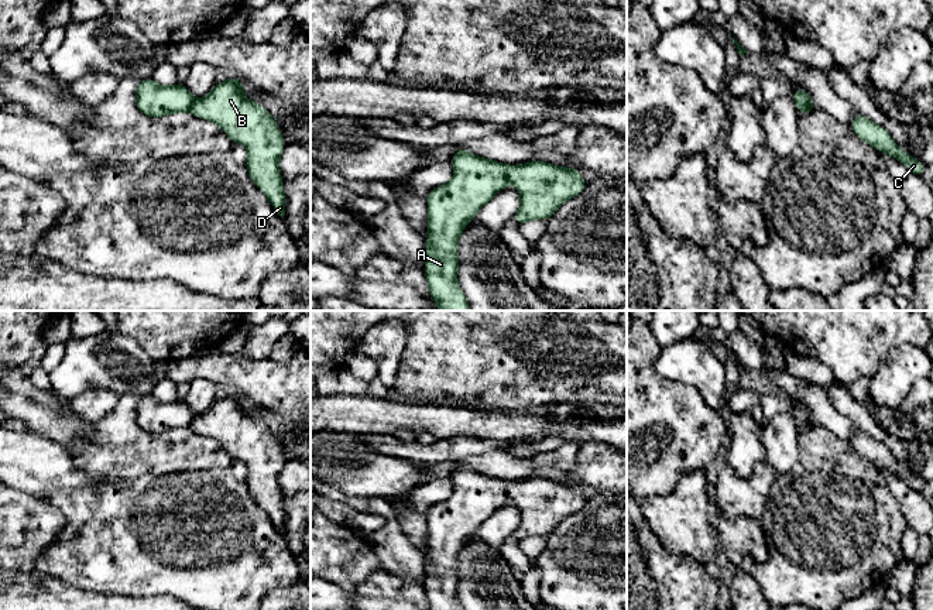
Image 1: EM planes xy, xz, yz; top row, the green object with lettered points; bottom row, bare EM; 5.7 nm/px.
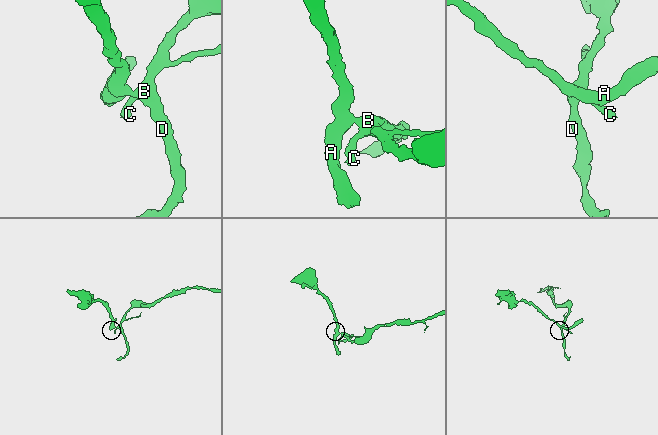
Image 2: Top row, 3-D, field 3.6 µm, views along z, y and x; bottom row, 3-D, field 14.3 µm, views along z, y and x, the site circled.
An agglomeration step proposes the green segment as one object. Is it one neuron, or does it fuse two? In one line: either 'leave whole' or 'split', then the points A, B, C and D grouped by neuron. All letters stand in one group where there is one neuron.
split | A / B C D

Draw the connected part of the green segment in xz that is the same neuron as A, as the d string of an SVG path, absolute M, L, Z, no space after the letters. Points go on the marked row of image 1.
M459 148L452 157L453 178L431 191L428 202L426 261L429 294L440 311L470 311L457 285L457 243L476 213L507 184L508 165Z

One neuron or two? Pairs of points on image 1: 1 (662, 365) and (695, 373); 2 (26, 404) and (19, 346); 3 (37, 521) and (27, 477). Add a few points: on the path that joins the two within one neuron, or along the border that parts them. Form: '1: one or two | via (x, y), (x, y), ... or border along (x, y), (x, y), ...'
1: one | via (671, 365), (686, 365)
2: two | border along (14, 367), (19, 367), (28, 377)
3: two | border along (14, 489), (40, 497)

